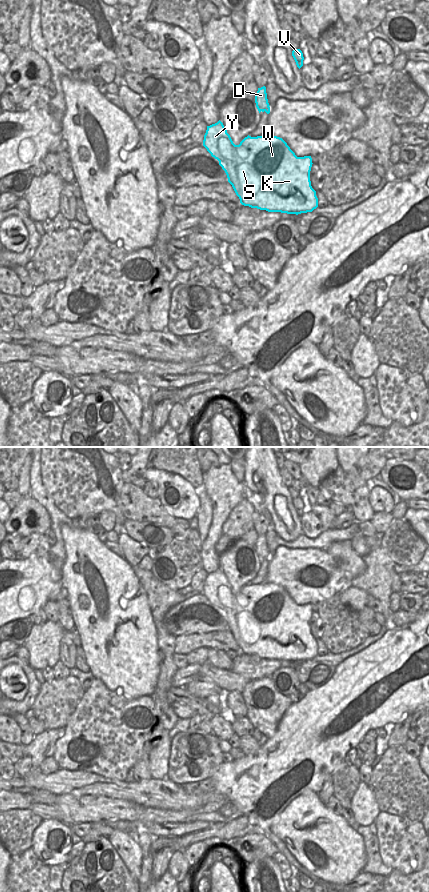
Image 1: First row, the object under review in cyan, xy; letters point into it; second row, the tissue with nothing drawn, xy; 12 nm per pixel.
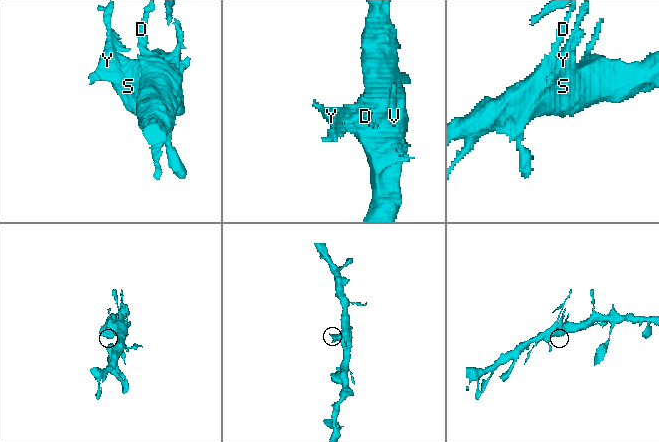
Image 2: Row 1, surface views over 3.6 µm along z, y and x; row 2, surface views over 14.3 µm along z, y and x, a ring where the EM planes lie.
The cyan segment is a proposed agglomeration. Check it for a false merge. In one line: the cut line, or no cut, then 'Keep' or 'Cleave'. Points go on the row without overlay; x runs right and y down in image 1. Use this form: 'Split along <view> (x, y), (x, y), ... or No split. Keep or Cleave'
Split along xy (256, 551), (262, 555), (268, 555). Cleave.

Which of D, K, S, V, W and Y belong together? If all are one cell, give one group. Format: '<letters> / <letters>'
D V / K S W Y

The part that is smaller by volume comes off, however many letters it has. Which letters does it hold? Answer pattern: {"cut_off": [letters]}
{"cut_off": ["D", "V"]}

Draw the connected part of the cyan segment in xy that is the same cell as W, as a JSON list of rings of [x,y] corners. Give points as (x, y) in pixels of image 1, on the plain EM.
[[[219,568],[207,574],[203,594],[219,609],[242,653],[296,663],[312,660],[318,655],[316,639],[310,629],[311,604],[297,605],[282,586],[270,582],[248,583],[235,593]]]

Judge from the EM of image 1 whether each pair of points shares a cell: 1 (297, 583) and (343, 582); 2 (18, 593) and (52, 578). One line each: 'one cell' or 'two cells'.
1: one cell
2: one cell

